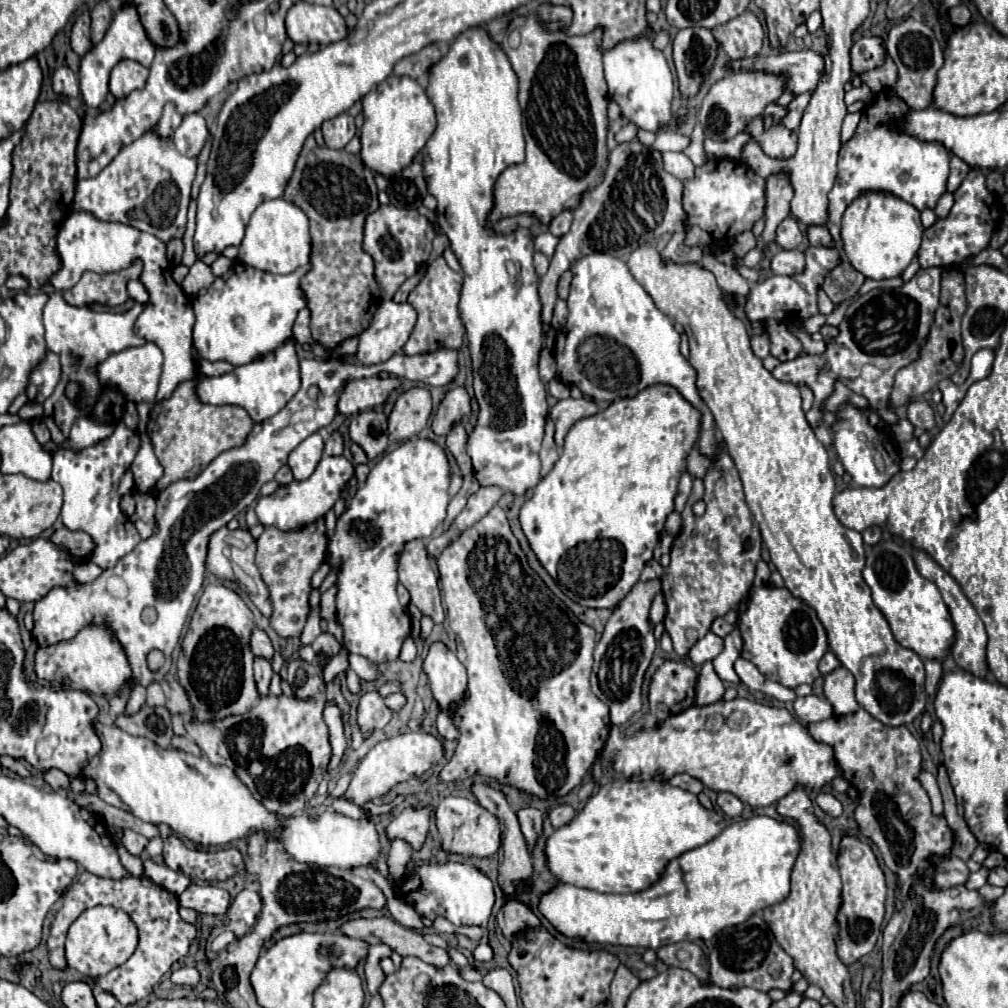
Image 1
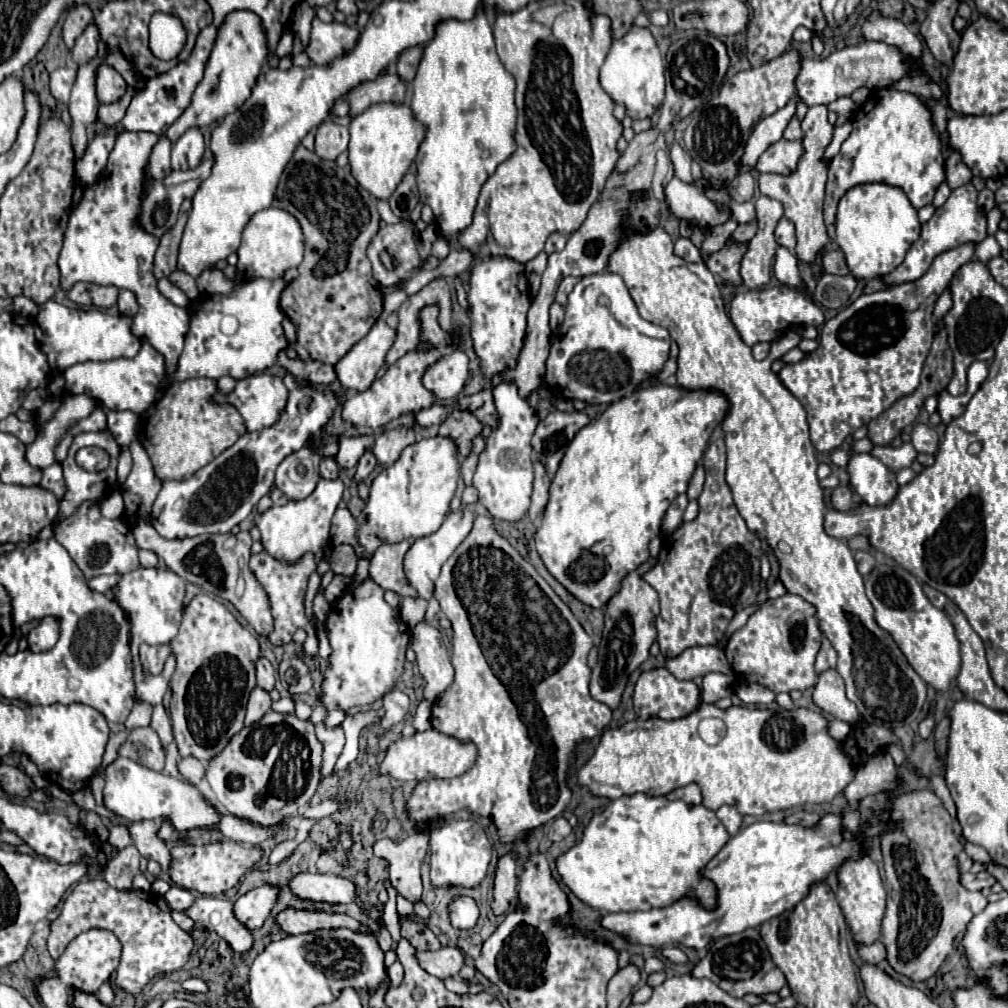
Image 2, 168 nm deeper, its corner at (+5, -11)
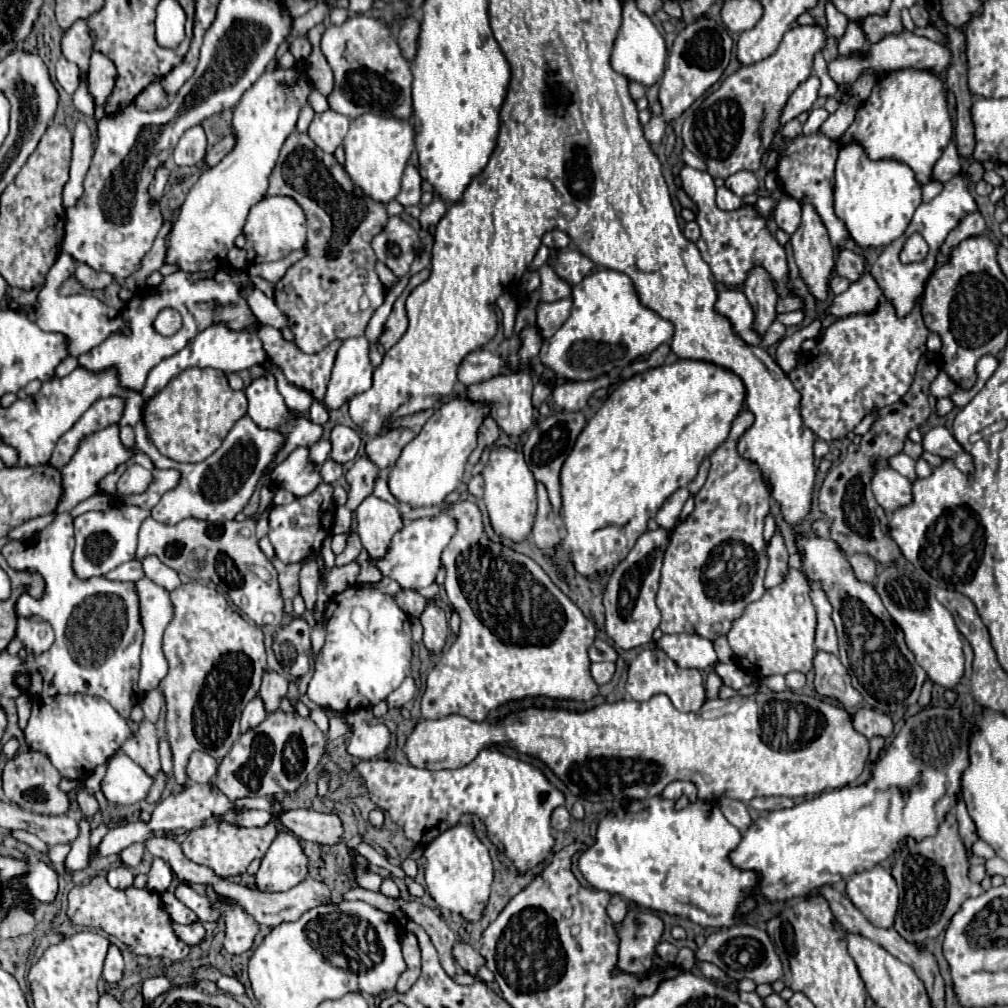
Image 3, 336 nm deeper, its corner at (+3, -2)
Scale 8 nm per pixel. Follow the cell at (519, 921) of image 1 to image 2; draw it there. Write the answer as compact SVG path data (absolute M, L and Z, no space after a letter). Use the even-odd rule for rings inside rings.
M505 854L497 864L495 874L495 898L493 912L503 914L517 908L517 876L515 876L515 860L511 854Z

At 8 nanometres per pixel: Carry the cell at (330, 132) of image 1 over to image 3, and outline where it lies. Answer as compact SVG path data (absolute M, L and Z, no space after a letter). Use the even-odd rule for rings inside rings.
M329 109L325 113L315 115L315 119L309 127L309 137L325 153L335 153L335 149L343 143L347 131L349 131L349 119L345 115Z

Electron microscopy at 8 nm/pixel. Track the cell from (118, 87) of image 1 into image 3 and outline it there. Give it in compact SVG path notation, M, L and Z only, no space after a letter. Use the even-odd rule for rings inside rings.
M93 51L87 83L89 83L89 91L97 105L103 105L107 101L107 97L111 95L111 91L115 87L115 81L117 81L117 69L115 69L113 61L109 57L105 57L103 53Z

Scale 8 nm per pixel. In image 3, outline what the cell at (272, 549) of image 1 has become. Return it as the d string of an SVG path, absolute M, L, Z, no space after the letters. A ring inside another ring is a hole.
M271 557L271 563L277 571L277 579L279 579L279 589L281 589L281 597L285 603L285 613L291 615L293 613L293 597L299 593L299 571L303 563L283 563L277 557Z

